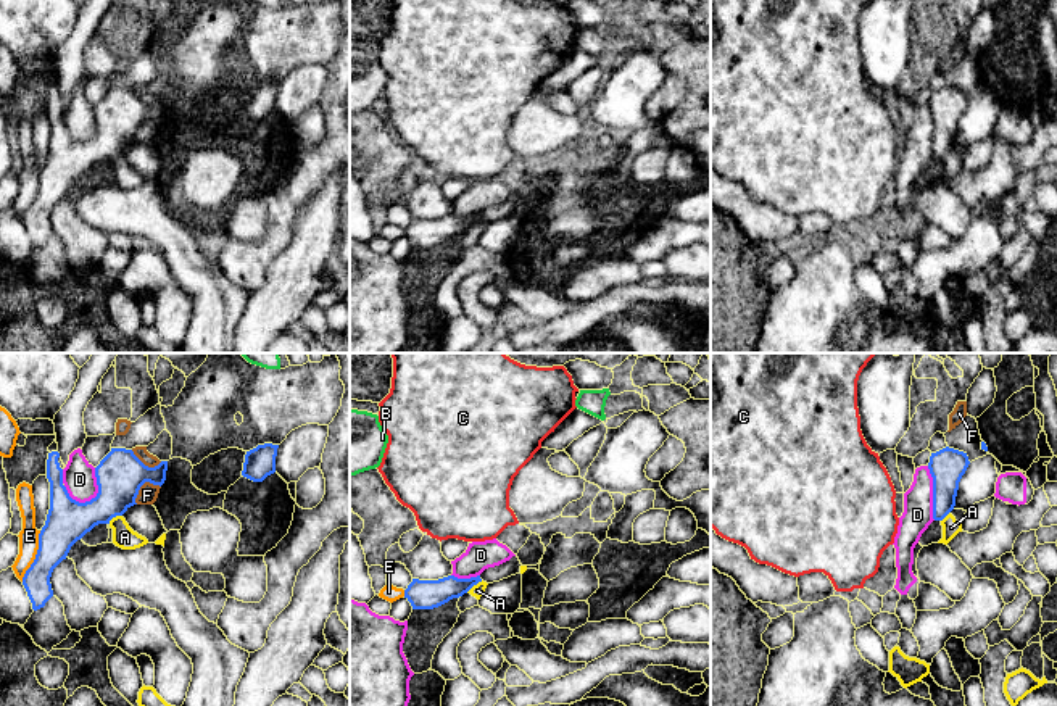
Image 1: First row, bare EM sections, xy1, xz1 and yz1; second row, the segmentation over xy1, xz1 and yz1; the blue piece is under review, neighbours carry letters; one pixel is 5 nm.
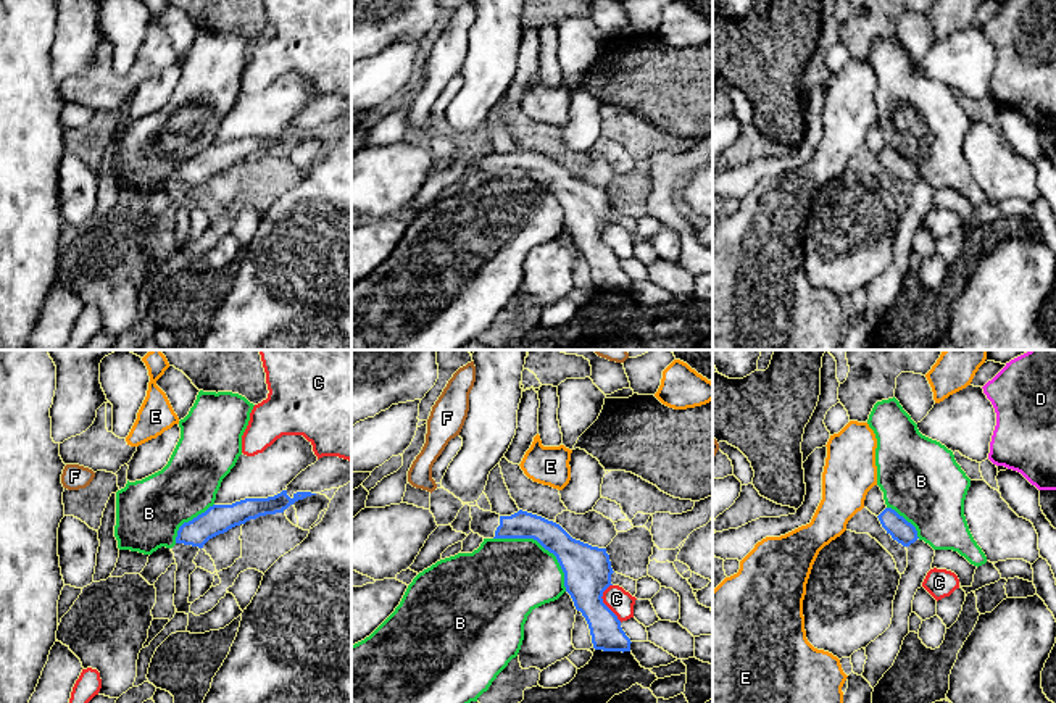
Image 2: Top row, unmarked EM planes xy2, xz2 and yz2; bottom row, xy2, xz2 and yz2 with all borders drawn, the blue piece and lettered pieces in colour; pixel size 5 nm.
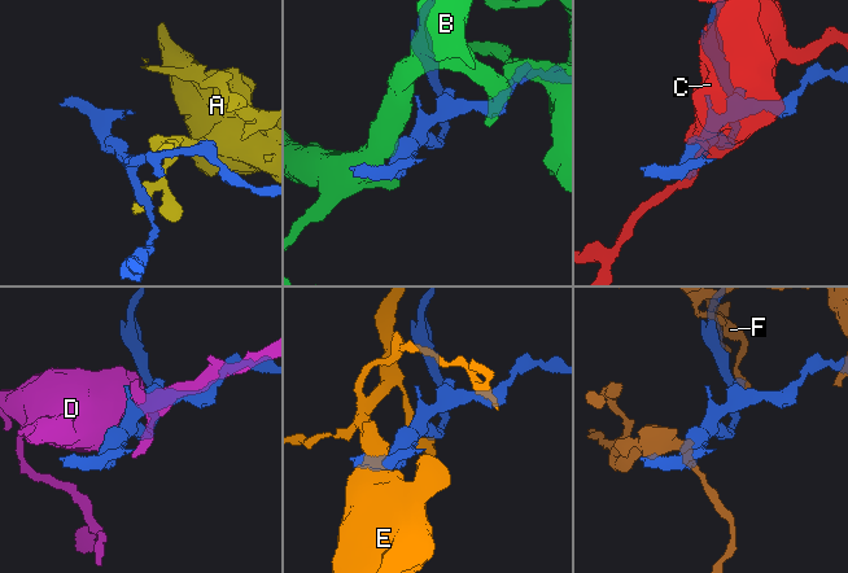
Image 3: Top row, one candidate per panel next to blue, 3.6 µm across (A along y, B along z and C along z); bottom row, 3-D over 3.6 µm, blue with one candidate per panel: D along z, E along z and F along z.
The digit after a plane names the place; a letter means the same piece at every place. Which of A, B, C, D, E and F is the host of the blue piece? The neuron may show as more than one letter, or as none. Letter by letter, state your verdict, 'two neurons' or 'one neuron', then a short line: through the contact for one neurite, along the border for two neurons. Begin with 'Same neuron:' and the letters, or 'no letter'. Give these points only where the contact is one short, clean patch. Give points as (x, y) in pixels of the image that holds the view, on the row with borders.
Same neuron: no letter
A: two neurons; line xz1 (482, 581), (466, 592)
B: two neurons
C: two neurons
D: two neurons
E: two neurons
F: two neurons

